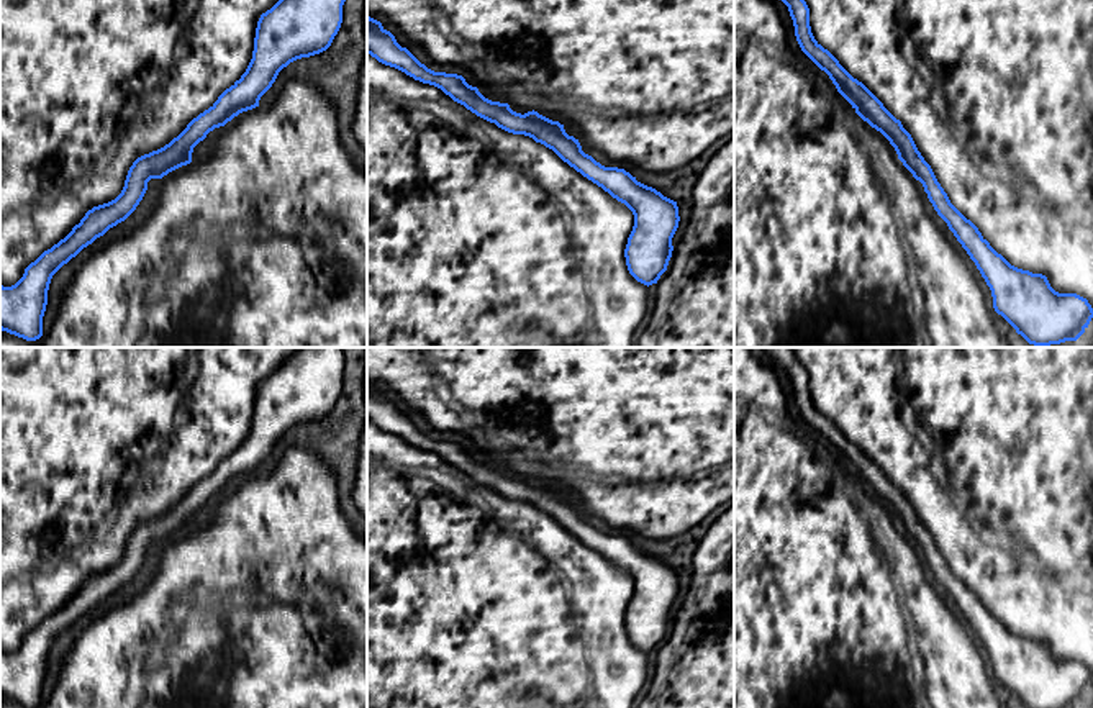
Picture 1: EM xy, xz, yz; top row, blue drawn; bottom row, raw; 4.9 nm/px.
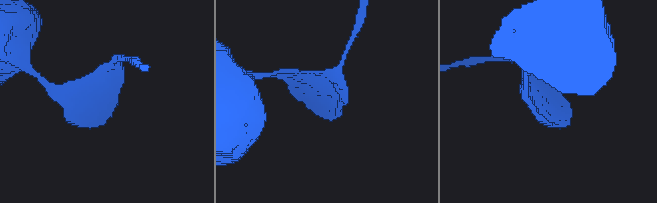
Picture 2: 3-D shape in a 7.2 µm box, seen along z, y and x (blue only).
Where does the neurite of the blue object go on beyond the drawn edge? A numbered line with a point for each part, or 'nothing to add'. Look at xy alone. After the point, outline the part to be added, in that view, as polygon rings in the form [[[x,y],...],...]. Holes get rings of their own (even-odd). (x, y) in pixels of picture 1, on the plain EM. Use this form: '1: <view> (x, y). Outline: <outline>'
nothing to add

